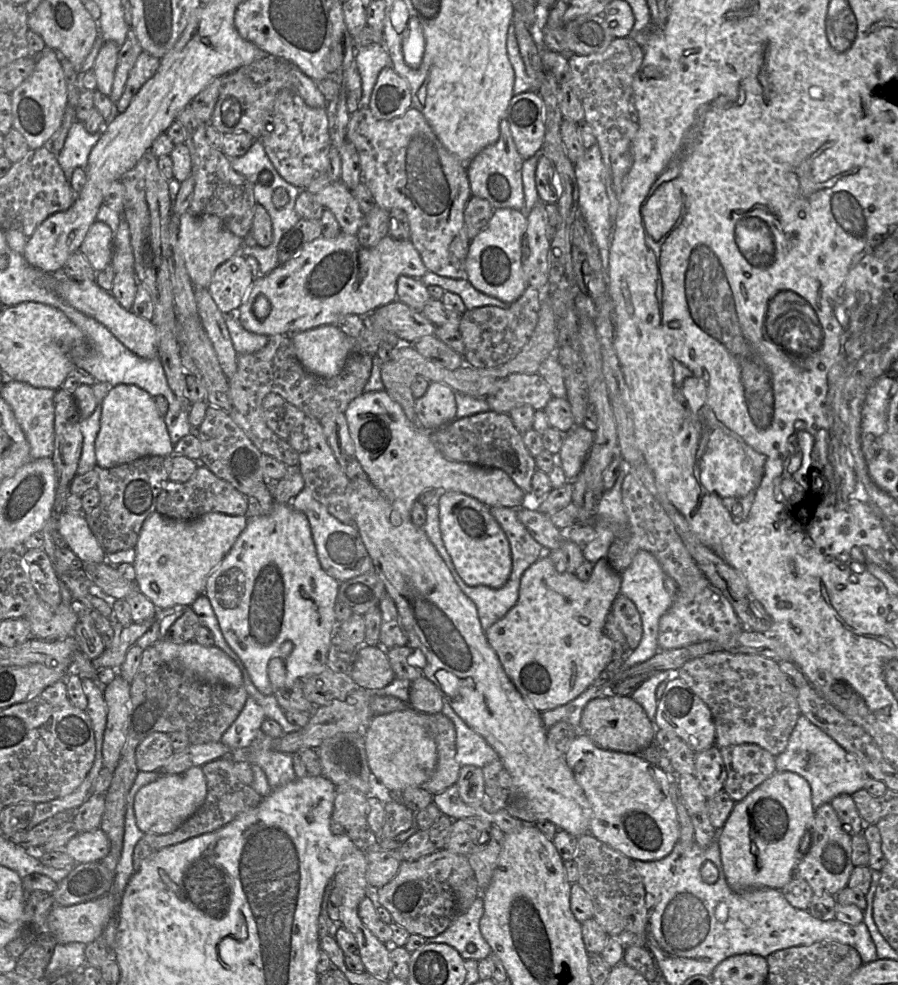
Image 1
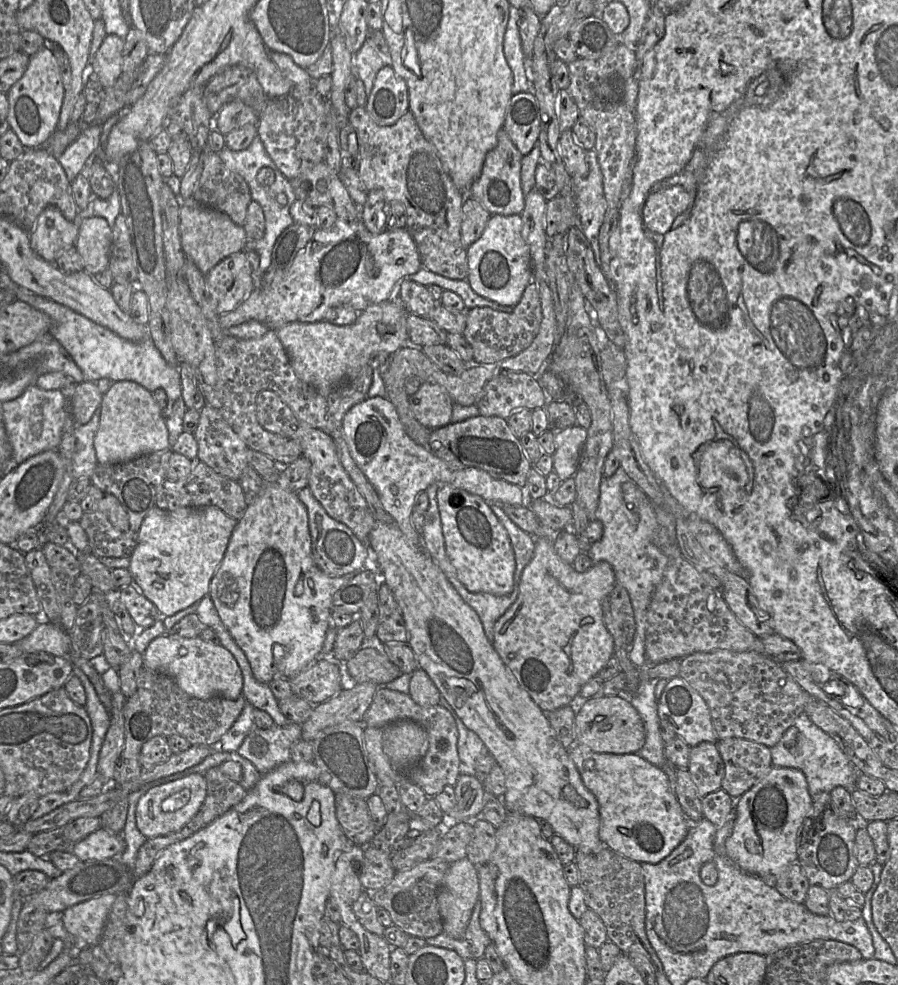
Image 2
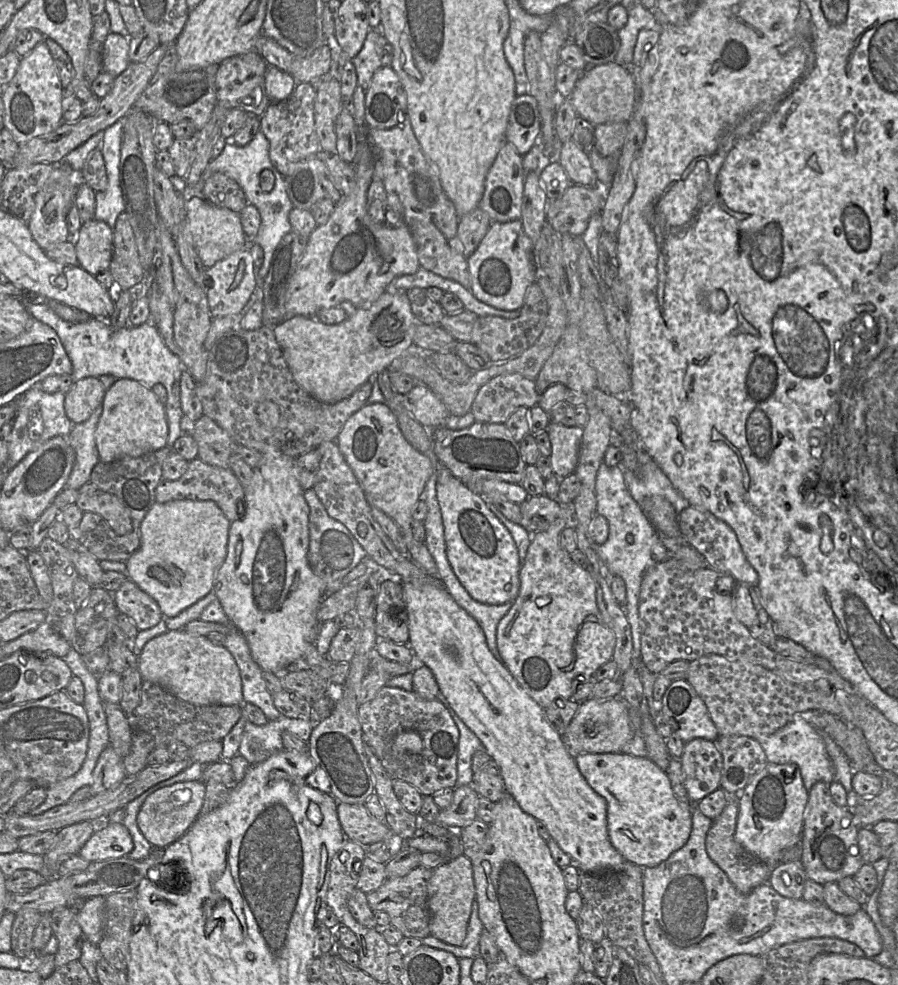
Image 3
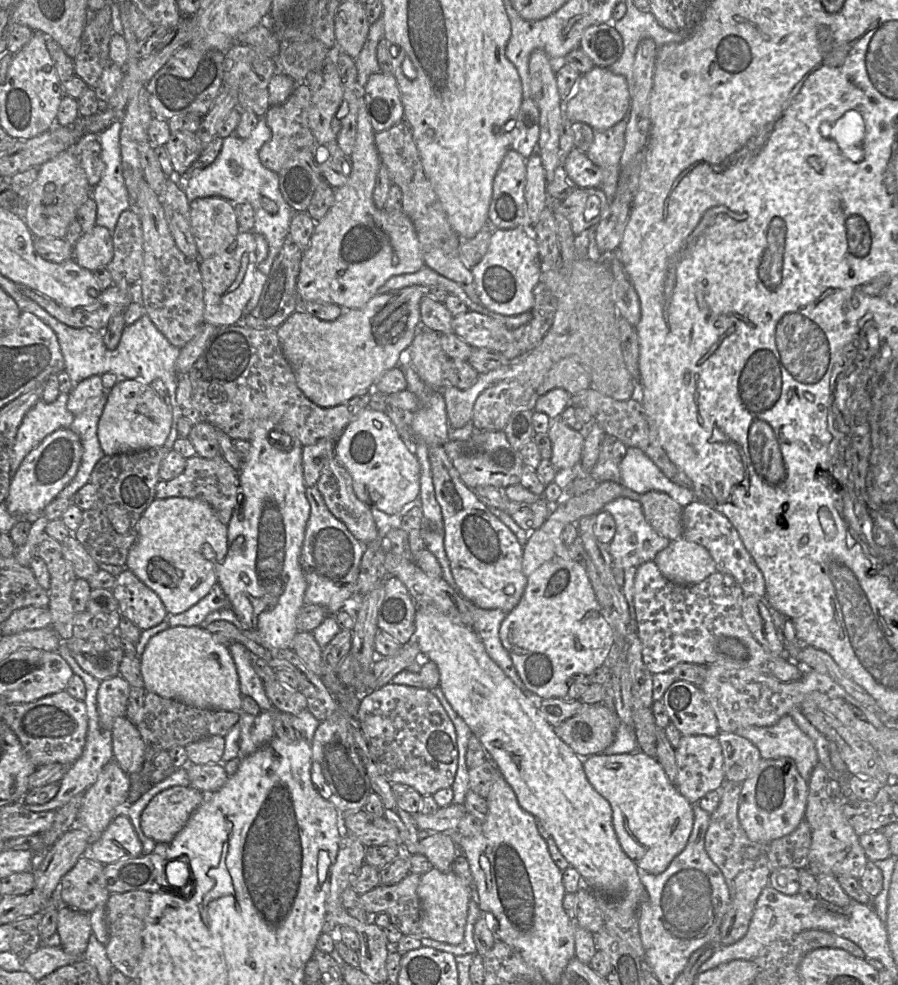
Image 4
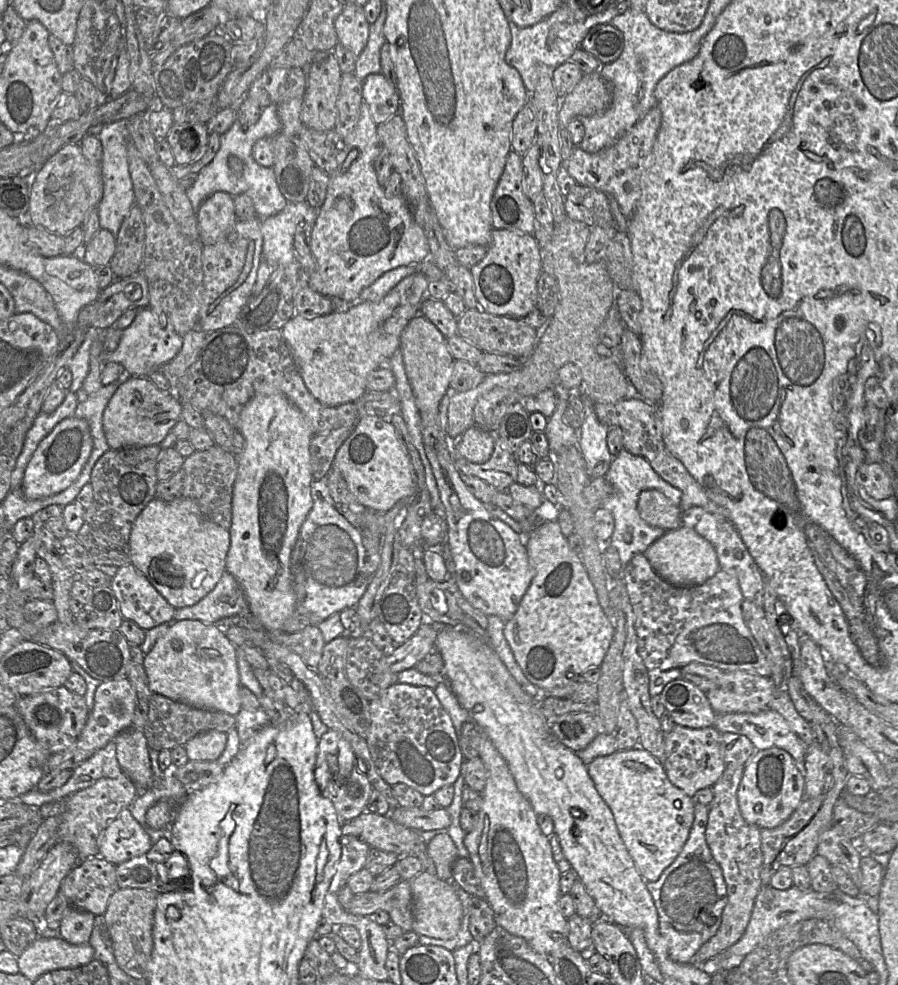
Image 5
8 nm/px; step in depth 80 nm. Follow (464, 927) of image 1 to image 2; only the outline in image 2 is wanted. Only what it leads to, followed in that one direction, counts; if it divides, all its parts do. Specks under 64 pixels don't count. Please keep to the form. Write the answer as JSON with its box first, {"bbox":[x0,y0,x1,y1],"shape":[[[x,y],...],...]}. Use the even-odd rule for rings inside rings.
{"bbox":[425,901,491,960],"shape":[[[481,901],[476,902],[471,918],[462,939],[454,939],[441,933],[425,939],[428,945],[447,948],[455,951],[463,960],[478,960],[484,957],[486,947],[491,943],[489,936],[480,925]]]}

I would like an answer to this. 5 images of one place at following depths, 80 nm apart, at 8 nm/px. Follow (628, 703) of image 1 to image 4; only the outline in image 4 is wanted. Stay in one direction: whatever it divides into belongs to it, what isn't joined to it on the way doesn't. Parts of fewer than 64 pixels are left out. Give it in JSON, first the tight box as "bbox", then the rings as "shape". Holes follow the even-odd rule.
{"bbox":[554,703,620,757],"shape":[[[595,703],[584,705],[554,729],[576,754],[588,757],[603,752],[614,741],[620,723],[616,709]]]}

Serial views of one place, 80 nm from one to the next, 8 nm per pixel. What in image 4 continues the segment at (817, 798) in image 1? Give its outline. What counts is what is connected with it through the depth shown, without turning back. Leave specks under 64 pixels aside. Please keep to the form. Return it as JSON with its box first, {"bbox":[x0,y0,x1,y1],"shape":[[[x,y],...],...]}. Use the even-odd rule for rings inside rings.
{"bbox":[735,715,819,782],"shape":[[[789,715],[783,716],[773,726],[742,728],[735,734],[752,742],[762,759],[791,758],[806,782],[819,763],[814,742]]]}

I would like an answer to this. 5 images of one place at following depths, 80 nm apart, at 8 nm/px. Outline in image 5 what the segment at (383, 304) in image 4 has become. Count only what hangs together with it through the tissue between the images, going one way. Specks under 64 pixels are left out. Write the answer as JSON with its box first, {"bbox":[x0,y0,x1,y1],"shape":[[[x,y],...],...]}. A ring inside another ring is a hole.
{"bbox":[281,273,429,407],"shape":[[[422,273],[404,278],[382,300],[378,302],[357,301],[344,312],[307,319],[293,316],[281,329],[284,339],[291,350],[293,359],[310,393],[323,405],[334,407],[348,402],[356,402],[367,390],[368,375],[400,349],[400,337],[407,324],[421,313],[421,304],[427,298],[429,279]]]}

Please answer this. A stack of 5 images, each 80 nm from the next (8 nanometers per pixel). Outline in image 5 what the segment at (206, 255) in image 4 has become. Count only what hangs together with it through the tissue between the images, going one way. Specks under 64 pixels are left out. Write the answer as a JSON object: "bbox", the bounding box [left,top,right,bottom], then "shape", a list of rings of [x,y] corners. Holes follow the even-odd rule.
{"bbox":[196,192,238,245],"shape":[[[226,192],[211,194],[200,205],[196,217],[203,245],[212,245],[225,239],[233,232],[238,221],[234,197]]]}

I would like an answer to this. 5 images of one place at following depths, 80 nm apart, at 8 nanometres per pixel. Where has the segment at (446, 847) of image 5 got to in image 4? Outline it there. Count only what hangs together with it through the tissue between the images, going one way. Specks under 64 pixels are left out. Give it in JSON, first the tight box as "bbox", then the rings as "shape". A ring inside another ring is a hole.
{"bbox":[420,832,458,873],"shape":[[[443,832],[420,840],[420,853],[427,857],[432,866],[443,873],[451,871],[458,856],[458,848],[451,837]]]}

